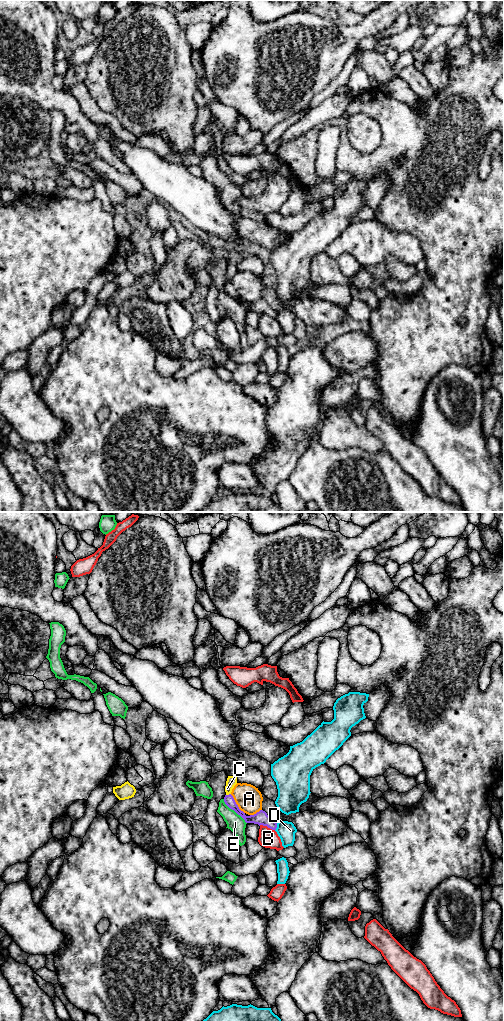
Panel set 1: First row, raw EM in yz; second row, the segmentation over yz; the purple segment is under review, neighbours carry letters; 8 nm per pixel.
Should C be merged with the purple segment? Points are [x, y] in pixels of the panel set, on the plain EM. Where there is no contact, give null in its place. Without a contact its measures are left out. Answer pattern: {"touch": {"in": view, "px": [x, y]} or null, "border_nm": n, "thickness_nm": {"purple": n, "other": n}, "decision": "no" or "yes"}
{"touch": {"in": "yz", "px": [229, 282]}, "border_nm": 40, "thickness_nm": {"purple": 80, "other": 80}, "decision": "no"}

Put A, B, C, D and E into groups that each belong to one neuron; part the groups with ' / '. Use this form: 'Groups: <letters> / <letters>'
Groups: A / B / C / D / E

